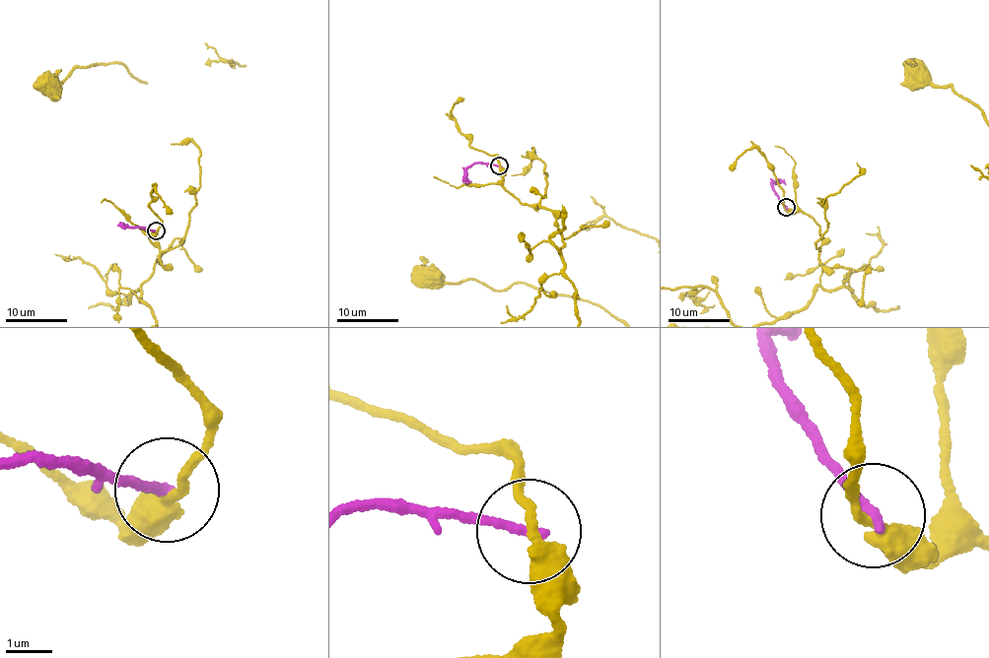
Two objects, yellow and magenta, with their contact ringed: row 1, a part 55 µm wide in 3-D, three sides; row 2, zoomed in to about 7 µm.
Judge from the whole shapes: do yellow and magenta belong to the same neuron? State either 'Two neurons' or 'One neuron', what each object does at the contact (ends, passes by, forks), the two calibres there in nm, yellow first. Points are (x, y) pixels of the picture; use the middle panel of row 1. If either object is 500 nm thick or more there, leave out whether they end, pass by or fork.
Two neurons. At the ring yellow passes by. At the ring magenta ends. Thickness 300 nm (yellow) against 200 nm

